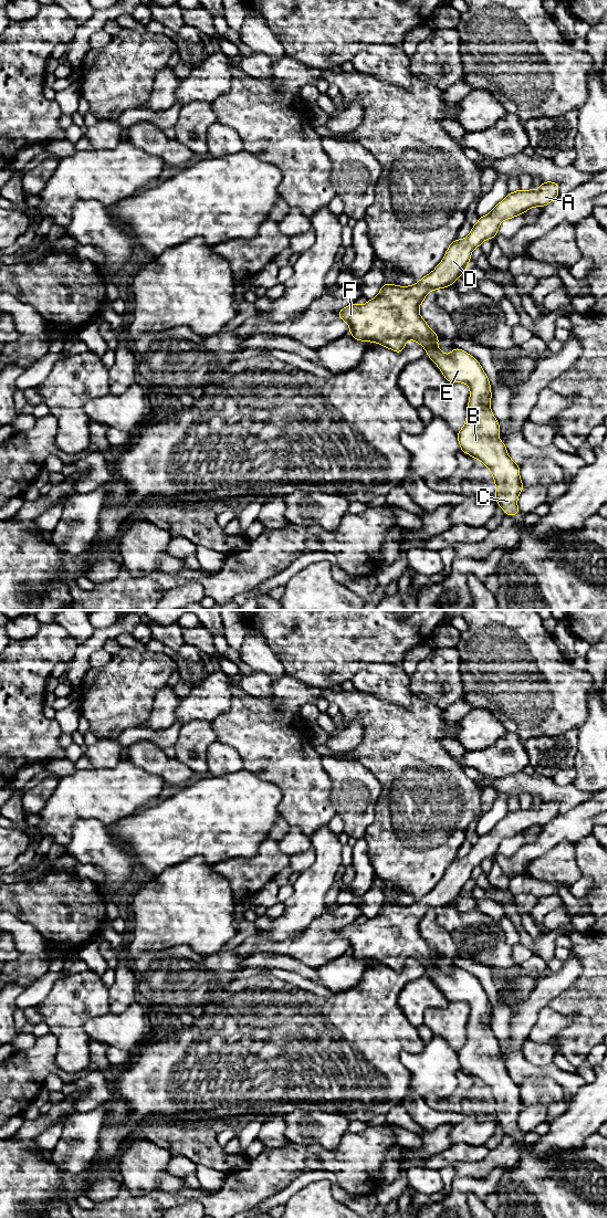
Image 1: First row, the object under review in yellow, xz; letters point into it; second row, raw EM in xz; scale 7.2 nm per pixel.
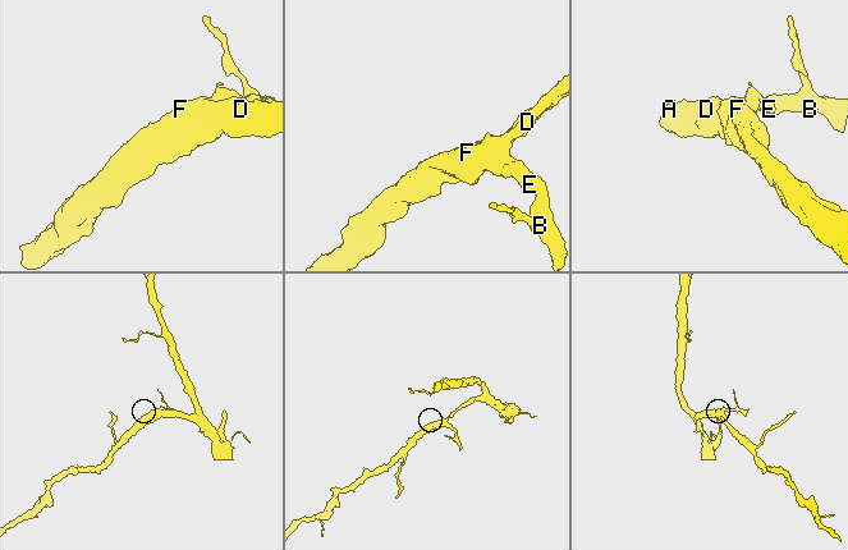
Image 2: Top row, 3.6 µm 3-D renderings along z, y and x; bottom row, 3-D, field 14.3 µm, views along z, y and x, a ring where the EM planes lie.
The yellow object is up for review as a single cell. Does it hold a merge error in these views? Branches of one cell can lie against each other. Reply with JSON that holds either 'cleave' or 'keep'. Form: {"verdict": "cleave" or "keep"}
{"verdict": "keep"}

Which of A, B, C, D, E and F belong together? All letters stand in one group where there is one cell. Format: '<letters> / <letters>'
A B C D E F

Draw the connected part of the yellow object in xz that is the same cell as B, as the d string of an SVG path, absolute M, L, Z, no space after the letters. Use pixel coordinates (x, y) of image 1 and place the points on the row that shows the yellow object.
M542 182L538 190L510 192L486 216L480 217L470 234L454 240L437 267L410 286L386 283L379 294L364 305L350 304L337 314L349 325L355 340L380 344L401 353L409 339L418 342L449 382L463 382L470 388L467 420L458 432L461 451L480 460L492 473L496 503L506 515L518 514L517 497L524 486L520 466L510 458L499 439L500 423L492 413L489 378L480 363L459 348L450 355L438 348L439 337L419 314L426 295L449 287L468 269L472 251L484 240L497 234L503 220L523 214L534 207L545 207L557 196L557 182Z

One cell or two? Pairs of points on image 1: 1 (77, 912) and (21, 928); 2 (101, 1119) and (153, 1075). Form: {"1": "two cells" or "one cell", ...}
{"1": "two cells", "2": "two cells"}

